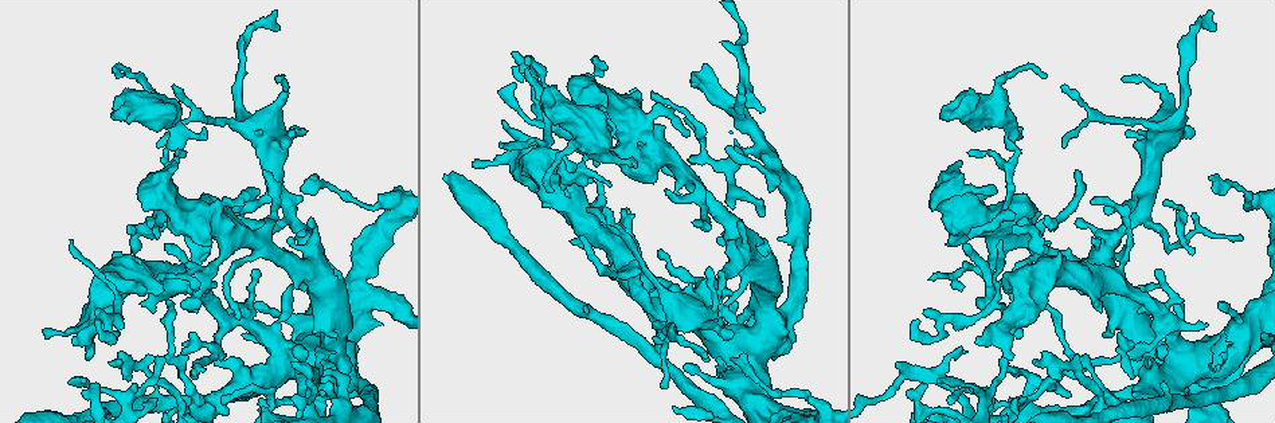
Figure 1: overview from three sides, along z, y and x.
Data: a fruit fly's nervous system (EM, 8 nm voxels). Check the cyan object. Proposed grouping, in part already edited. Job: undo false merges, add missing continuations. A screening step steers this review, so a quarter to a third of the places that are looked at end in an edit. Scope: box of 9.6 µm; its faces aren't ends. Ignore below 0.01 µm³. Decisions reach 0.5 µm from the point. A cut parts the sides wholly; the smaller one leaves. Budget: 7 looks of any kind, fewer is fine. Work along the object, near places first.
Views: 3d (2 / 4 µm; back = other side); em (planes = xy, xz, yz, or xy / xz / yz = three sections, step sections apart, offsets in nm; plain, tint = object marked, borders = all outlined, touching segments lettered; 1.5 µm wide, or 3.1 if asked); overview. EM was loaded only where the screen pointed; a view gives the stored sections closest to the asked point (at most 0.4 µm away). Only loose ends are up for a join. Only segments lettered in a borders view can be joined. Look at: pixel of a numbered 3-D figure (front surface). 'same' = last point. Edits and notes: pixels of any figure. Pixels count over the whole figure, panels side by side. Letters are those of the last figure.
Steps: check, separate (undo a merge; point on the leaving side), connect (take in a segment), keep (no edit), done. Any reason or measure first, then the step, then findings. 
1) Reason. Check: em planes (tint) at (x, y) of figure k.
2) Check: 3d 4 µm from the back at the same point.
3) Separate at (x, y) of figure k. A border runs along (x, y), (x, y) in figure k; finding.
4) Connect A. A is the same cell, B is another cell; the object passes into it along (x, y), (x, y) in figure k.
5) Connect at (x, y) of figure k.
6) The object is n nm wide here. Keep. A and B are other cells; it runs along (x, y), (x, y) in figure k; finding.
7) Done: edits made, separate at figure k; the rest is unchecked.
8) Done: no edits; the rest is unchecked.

Branch stops here. Check: em planes (borders) at (897, 362) of figure 1.

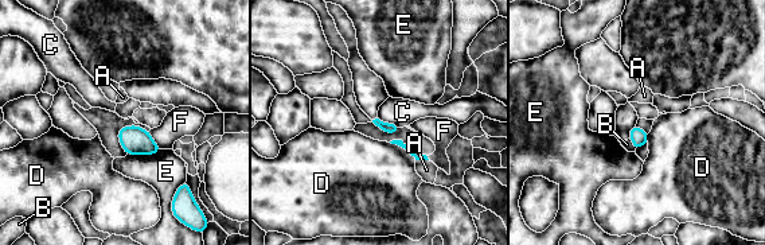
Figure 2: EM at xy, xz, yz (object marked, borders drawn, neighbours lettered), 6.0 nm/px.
The longest contact is with E, 220 nm. Keep. A, B, C, D, E and F are other cells; no lettered segment goes on from it.

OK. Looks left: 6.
Tapers out. Check: 3d 4 µm at (194, 286) of figure 1.

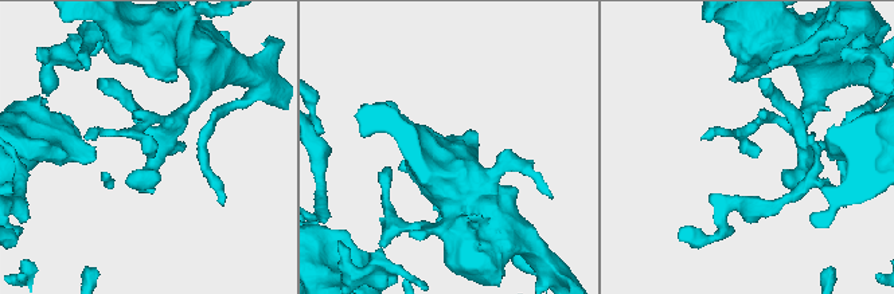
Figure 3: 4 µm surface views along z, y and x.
Shape alone is not enough. Check: em planes (borders) at (758, 154) of figure 3.

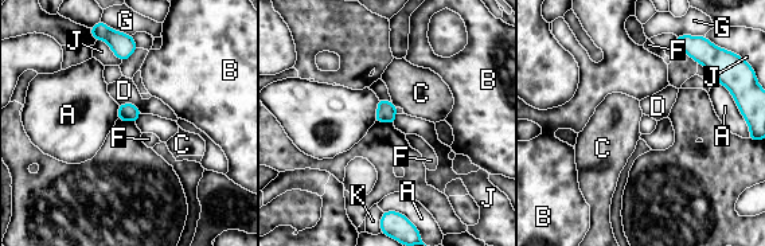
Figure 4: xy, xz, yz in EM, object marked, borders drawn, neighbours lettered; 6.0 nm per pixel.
Keep. A, B, C, D, F, G, J and K are other cells; a border runs along (96, 40), (104, 40), (121, 62) in figure 4; none of them fits.

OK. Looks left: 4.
Free end. Check: 3d 2 µm at (1124, 82) of figure 1.

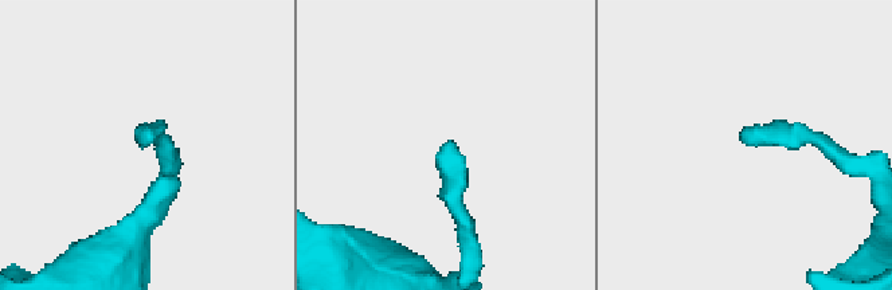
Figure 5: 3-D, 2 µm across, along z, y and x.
Now the EM. Check: em planes (borders) at (446, 146) of figure 5.

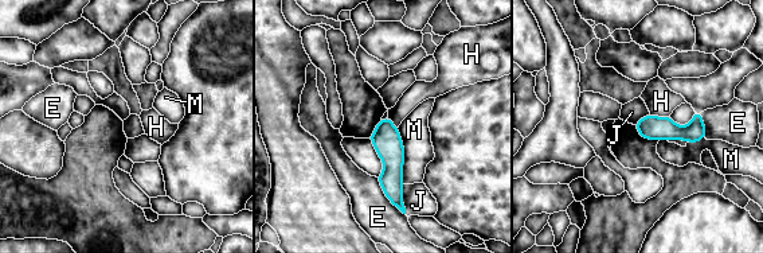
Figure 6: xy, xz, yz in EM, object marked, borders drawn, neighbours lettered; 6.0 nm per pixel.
The object is 150 nm wide here. Keep. E, H, J and M are other cells; it runs along (383, 123), (399, 203) in figure 6; no lettered segment goes on from it.

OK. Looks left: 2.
Done: no edits; the rest is unchecked.

